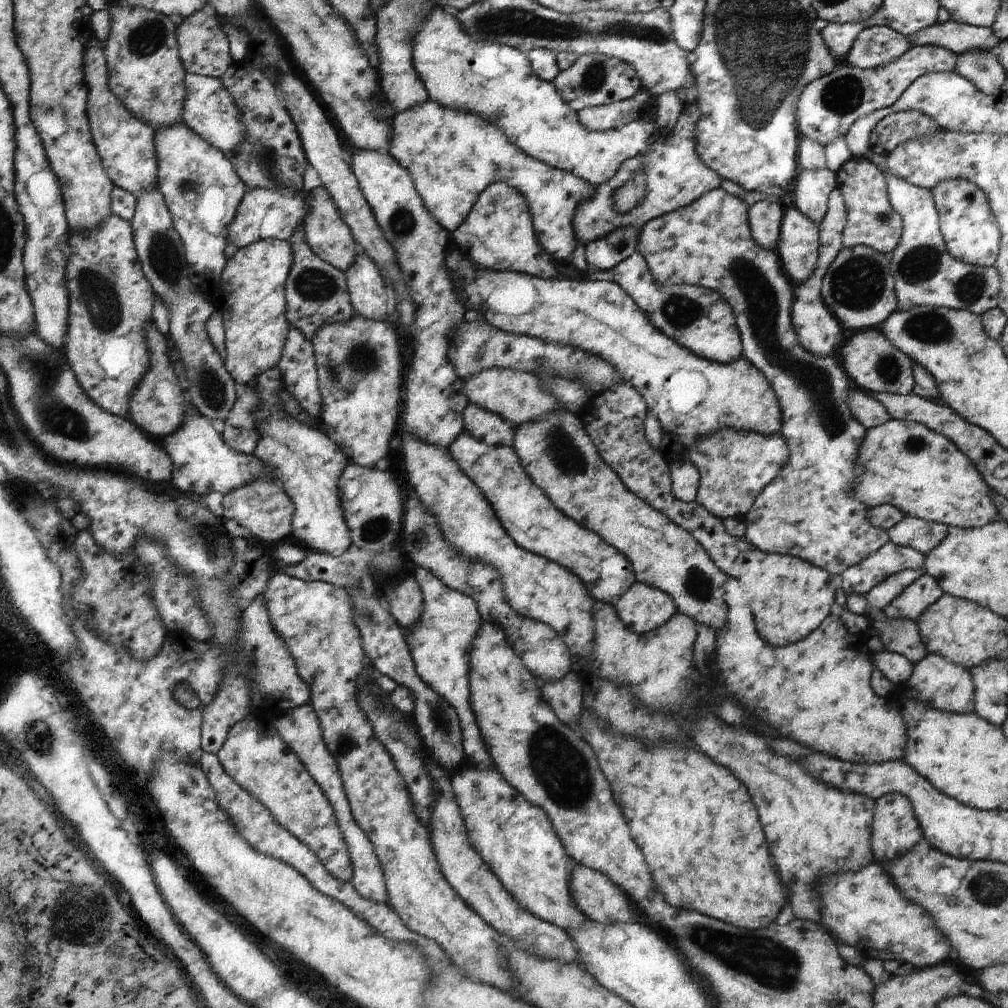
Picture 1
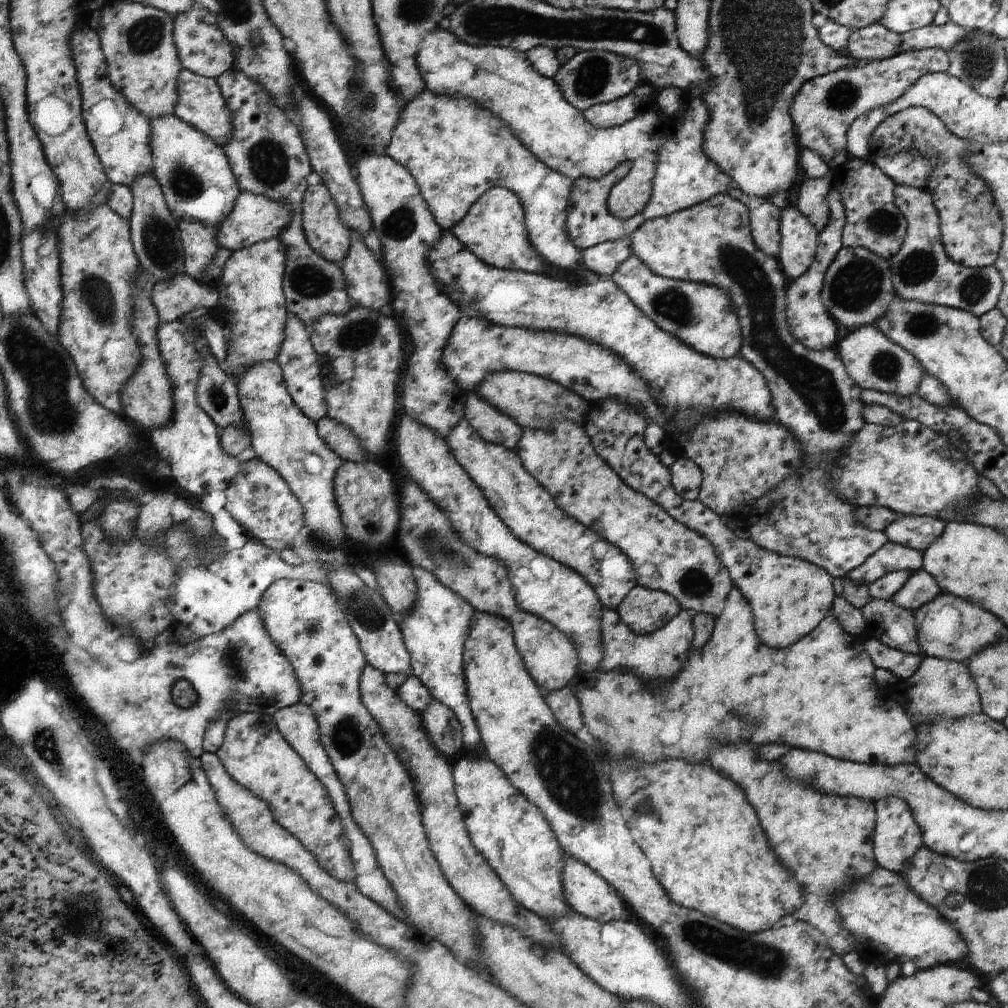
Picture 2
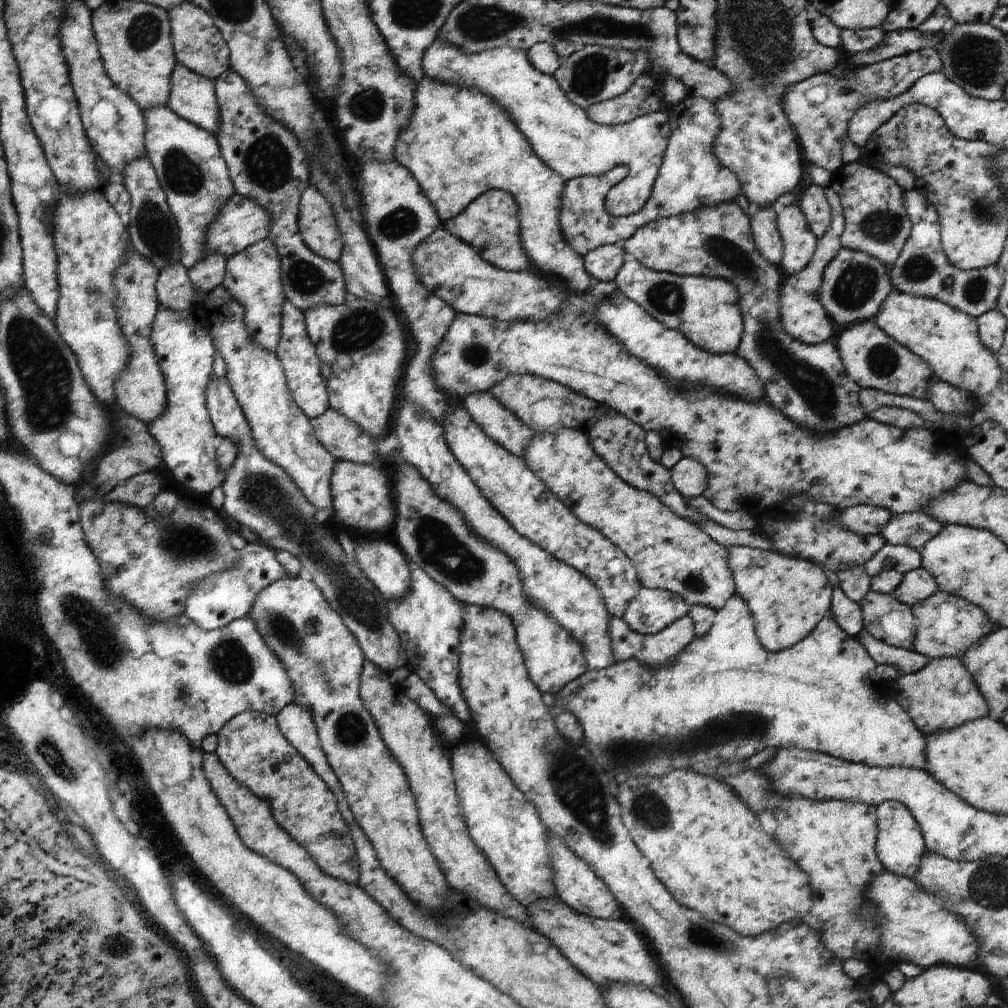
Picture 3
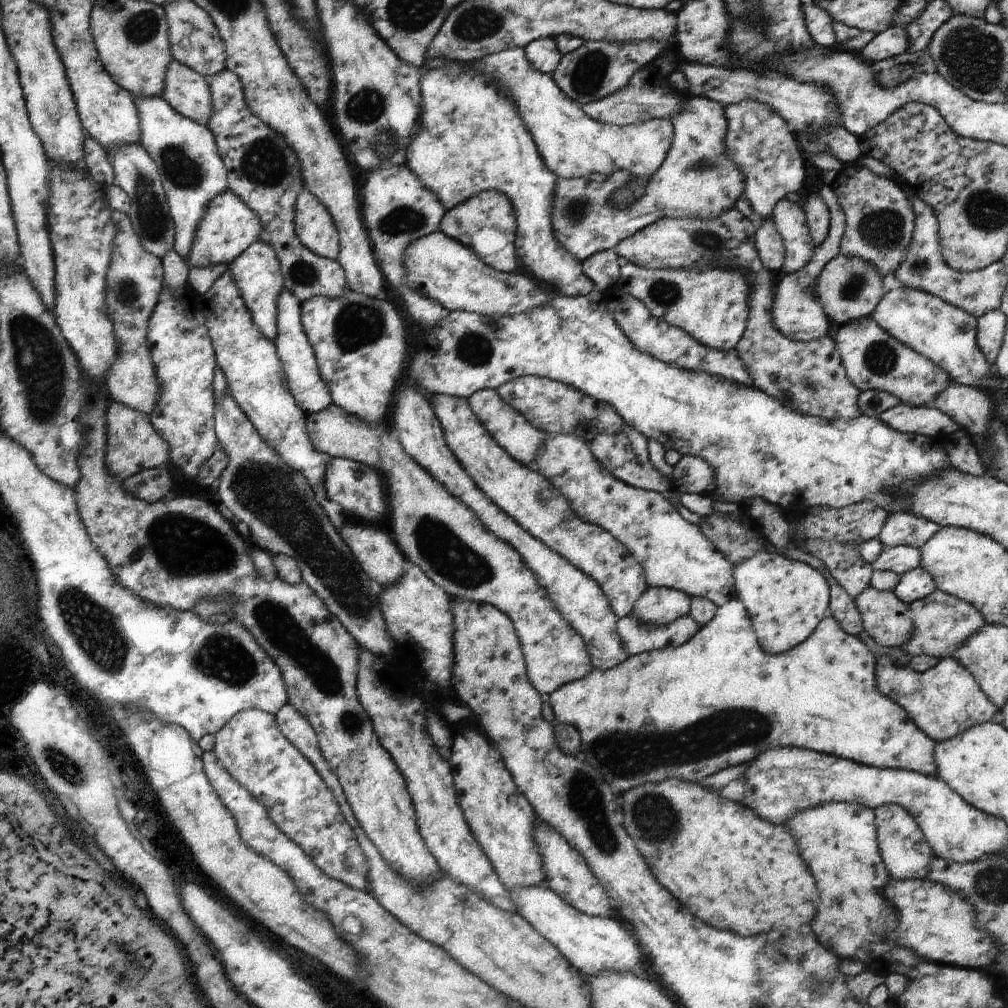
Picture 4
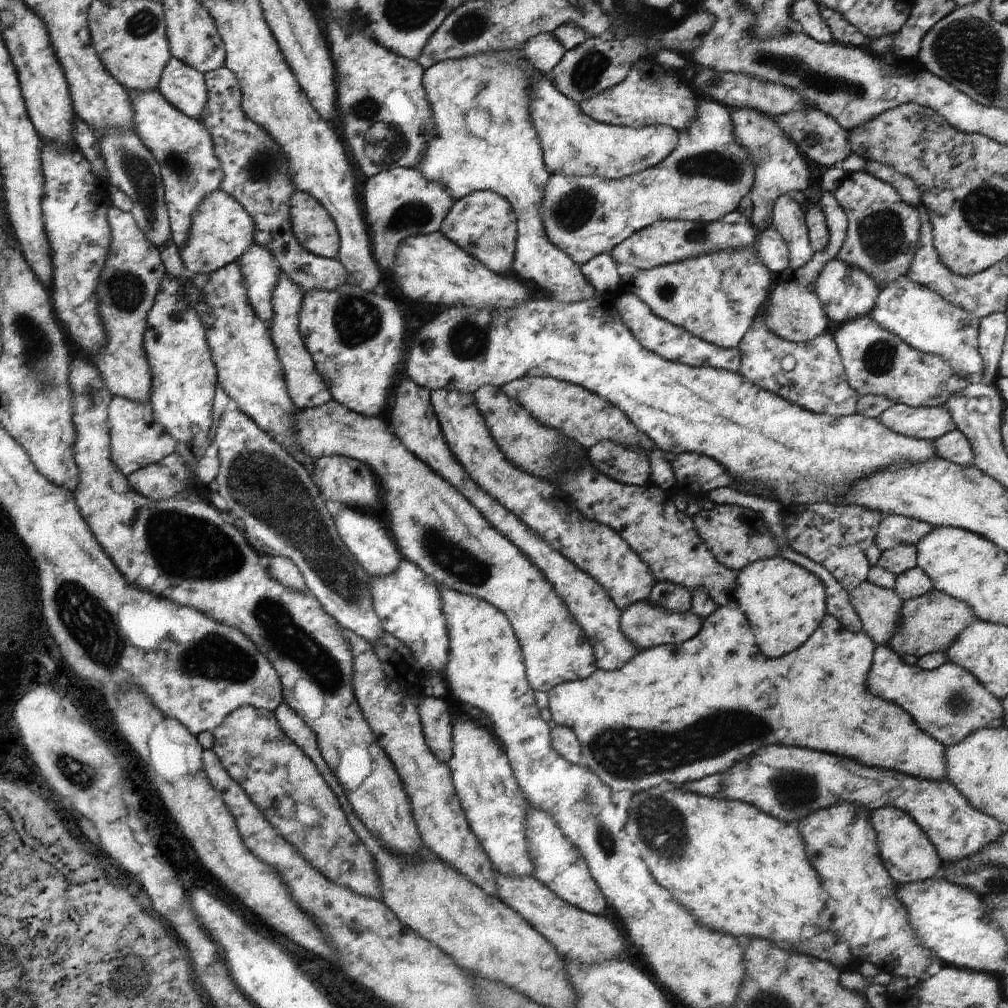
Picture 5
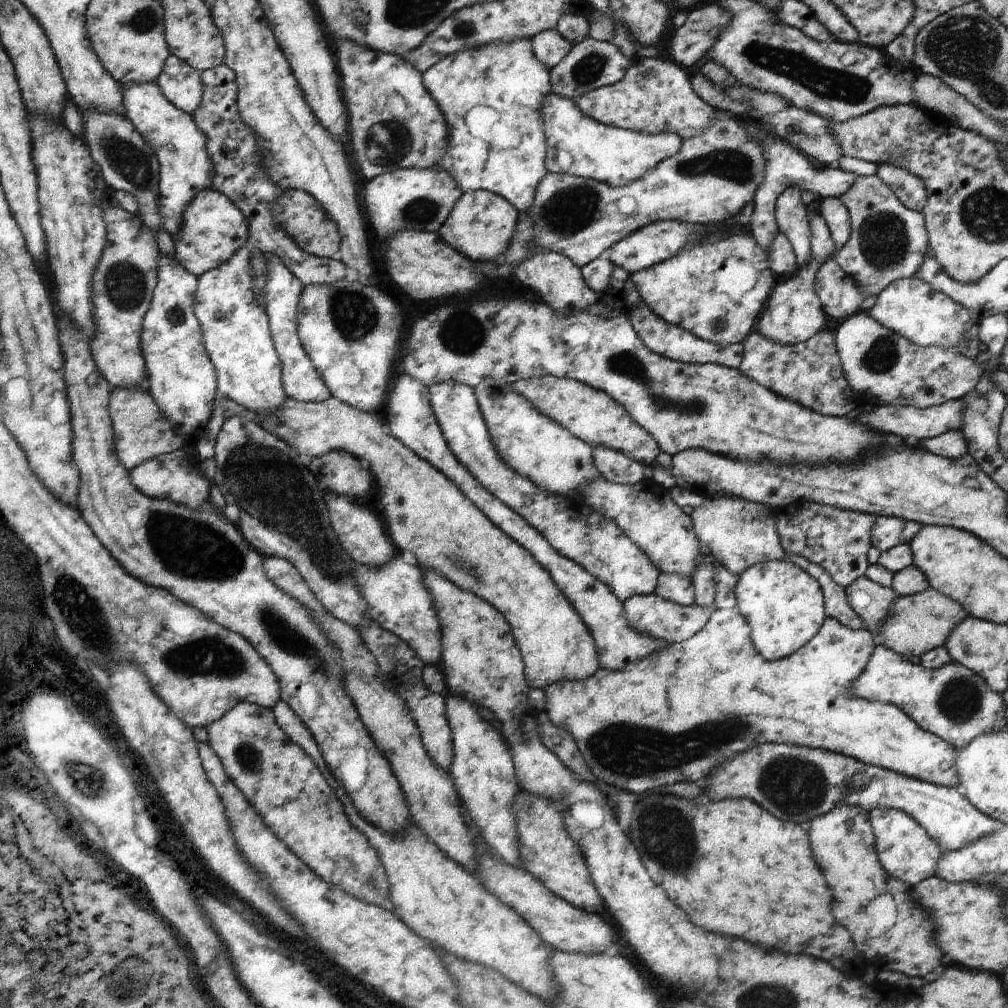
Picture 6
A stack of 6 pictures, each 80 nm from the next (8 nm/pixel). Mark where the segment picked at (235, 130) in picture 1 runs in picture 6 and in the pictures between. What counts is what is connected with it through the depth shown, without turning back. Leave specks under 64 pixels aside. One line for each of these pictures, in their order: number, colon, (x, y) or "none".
2: (198, 102)
3: (190, 96)
4: (186, 91)
5: (183, 87)
6: (178, 82)

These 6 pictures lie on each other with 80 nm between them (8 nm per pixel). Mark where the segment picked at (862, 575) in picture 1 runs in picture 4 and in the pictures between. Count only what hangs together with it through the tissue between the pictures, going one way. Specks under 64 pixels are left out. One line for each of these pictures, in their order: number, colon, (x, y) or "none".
2: (890, 557)
3: (901, 559)
4: (901, 558)

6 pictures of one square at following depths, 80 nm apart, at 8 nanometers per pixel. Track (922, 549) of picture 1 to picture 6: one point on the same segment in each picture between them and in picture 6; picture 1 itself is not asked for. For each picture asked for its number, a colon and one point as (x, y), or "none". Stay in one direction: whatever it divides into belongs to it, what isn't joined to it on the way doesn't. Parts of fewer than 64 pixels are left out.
2: (915, 531)
3: (914, 529)
4: (901, 528)
5: (892, 530)
6: (885, 532)

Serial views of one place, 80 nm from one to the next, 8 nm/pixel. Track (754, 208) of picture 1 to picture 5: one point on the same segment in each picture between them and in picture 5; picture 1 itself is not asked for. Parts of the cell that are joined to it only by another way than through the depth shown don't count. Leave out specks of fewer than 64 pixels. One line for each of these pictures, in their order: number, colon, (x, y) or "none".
2: (763, 221)
3: (764, 232)
4: (768, 244)
5: (771, 249)

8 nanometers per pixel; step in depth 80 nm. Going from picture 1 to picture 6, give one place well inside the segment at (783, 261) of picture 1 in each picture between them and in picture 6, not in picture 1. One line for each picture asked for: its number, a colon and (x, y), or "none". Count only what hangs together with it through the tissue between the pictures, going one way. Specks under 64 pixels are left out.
2: (798, 239)
3: (798, 242)
4: (788, 219)
5: (787, 218)
6: (791, 218)

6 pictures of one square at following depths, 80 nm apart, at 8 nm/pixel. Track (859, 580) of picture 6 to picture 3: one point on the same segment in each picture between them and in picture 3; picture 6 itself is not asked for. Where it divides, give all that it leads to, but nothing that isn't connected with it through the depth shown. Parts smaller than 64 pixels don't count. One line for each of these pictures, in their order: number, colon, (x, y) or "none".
3: (884, 618)
4: (885, 618)
5: (877, 608)

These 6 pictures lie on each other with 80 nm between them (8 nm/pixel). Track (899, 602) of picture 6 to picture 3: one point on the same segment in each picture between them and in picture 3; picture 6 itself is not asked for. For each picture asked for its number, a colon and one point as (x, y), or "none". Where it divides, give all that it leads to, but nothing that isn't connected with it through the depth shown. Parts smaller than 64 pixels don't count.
3: (945, 625)
4: (940, 623)
5: (928, 623)

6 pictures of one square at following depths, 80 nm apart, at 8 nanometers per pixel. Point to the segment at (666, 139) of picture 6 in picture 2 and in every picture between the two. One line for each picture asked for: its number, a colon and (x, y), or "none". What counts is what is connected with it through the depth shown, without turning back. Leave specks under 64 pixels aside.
2: (501, 79)
3: (560, 134)
4: (570, 144)
5: (573, 144)

